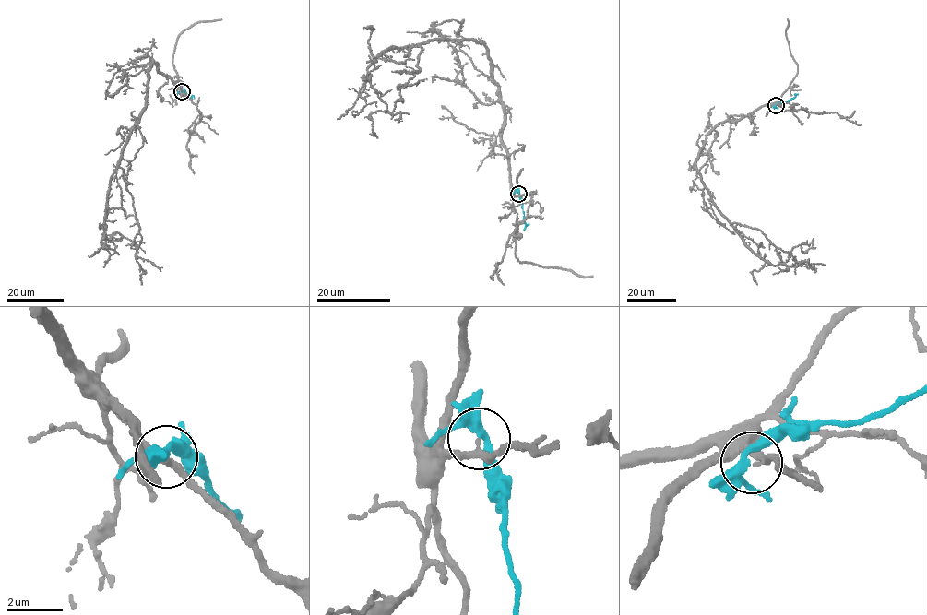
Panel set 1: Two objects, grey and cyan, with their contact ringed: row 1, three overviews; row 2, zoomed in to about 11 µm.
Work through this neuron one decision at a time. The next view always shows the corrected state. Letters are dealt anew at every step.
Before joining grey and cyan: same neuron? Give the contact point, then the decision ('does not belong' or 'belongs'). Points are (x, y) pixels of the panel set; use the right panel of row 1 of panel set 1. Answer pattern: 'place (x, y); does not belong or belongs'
place (776, 105); does not belong

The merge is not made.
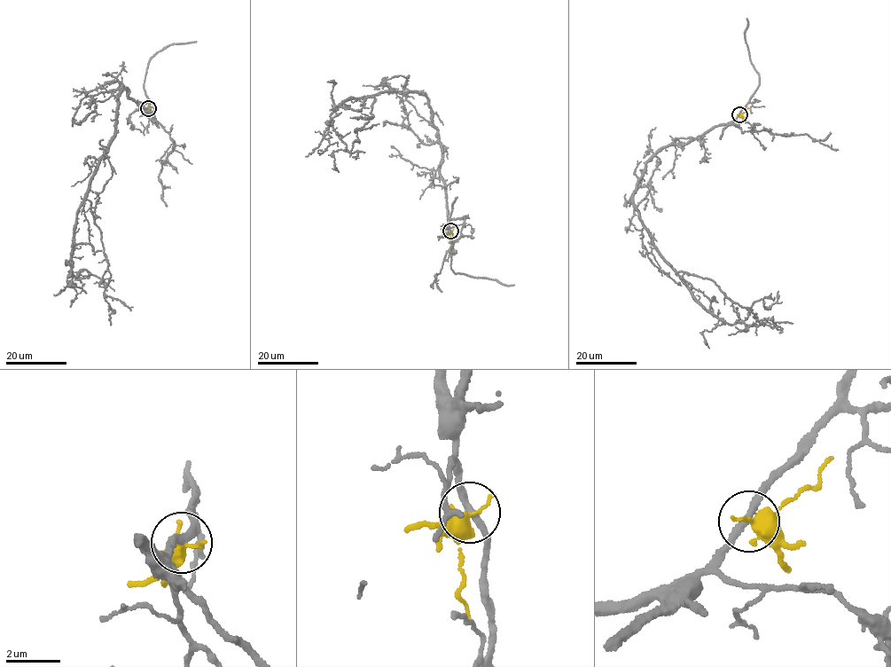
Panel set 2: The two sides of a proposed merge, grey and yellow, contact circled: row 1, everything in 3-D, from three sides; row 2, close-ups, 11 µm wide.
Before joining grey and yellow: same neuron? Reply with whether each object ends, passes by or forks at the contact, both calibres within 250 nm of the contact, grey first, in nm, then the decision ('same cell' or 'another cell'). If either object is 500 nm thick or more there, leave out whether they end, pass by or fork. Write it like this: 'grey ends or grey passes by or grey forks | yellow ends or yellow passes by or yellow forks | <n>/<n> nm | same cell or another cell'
grey passes by | yellow passes by | 260/440 nm | another cell

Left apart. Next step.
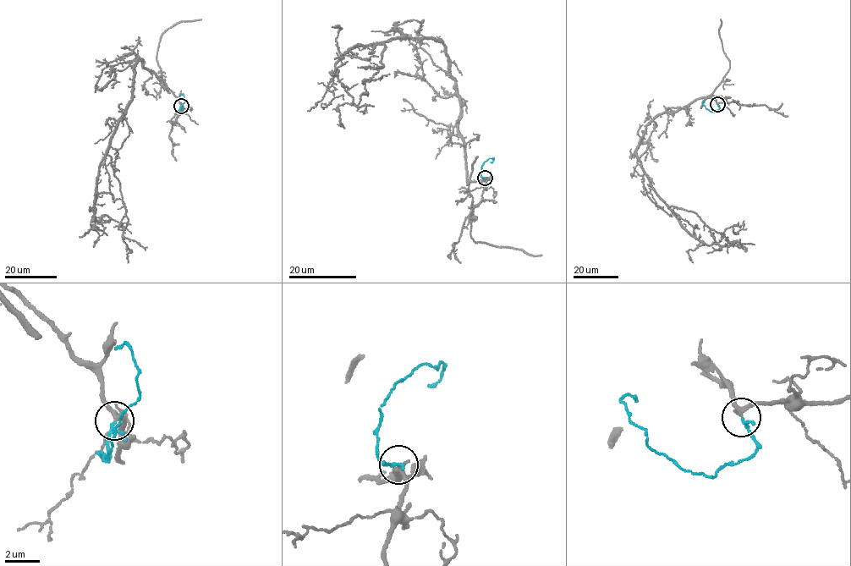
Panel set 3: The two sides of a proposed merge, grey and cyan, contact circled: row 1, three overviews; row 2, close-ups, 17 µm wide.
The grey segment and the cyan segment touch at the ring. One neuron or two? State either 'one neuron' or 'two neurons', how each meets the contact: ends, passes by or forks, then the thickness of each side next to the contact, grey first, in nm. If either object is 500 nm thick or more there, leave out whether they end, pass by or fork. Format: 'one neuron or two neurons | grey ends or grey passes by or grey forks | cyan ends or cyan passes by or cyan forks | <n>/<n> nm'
one neuron | grey passes by | cyan passes by | 240/140 nm

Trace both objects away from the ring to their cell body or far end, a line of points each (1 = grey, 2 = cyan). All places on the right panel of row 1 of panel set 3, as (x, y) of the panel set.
1: (717, 104), (696, 98), (656, 116), (636, 156), (680, 224), (707, 245), (731, 227), (736, 233), (743, 220)
2: (717, 104), (719, 108), (710, 112), (703, 104), (704, 102)

